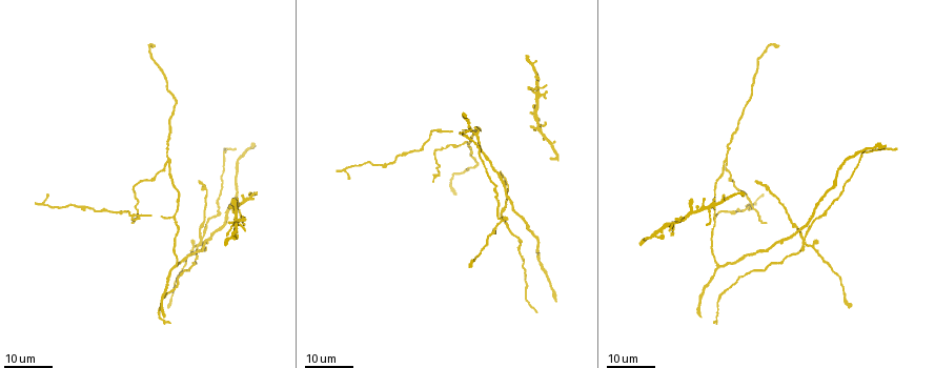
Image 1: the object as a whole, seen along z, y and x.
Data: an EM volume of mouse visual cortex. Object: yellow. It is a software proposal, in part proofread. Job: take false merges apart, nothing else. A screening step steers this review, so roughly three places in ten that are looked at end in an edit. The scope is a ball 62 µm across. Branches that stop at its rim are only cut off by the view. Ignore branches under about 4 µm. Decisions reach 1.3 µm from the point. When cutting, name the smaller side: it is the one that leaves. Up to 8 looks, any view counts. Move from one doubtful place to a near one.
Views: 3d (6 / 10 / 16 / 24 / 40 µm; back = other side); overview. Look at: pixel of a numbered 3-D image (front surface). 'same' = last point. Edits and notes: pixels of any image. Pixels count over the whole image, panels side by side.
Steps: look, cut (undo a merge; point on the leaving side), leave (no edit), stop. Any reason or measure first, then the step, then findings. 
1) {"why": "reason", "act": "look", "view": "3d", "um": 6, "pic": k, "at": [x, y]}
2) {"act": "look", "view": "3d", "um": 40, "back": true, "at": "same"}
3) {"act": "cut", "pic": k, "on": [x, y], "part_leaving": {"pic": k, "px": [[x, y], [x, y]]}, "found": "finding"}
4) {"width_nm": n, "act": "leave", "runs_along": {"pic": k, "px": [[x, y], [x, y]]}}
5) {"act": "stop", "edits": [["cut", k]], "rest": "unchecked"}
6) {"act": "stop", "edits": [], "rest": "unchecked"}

{"why": "narrows sharply", "act": "look", "view": "3d", "um": 24, "pic": 1, "at": [175, 110]}

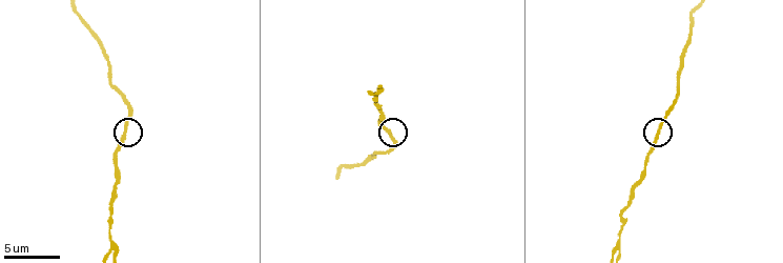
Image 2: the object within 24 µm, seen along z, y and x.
{"act": "look", "view": "3d", "um": 10, "pic": 2, "at": [661, 128]}

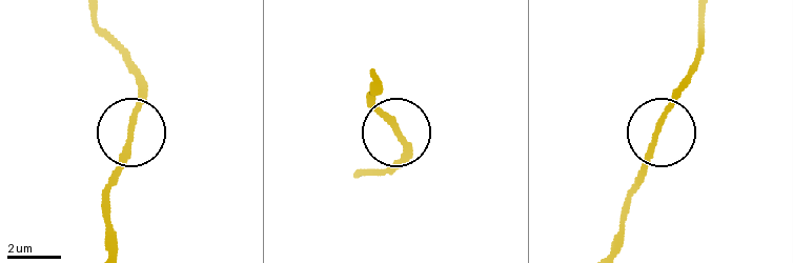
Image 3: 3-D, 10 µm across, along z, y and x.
{"act": "leave", "runs_along": {"pic": 3, "px": [[613, 244], [665, 108], [692, 77]]}, "found": "one cell here"}

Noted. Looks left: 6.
{"why": "four-way junction", "act": "look", "view": "3d", "um": 16, "pic": 1, "at": [803, 243]}

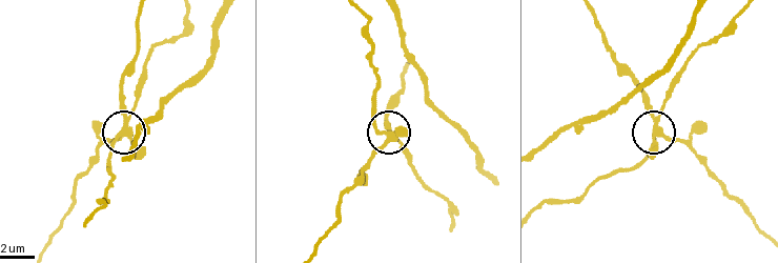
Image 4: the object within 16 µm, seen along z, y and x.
{"why": "closer look", "act": "look", "view": "3d", "um": 10, "pic": 4, "at": [124, 134]}

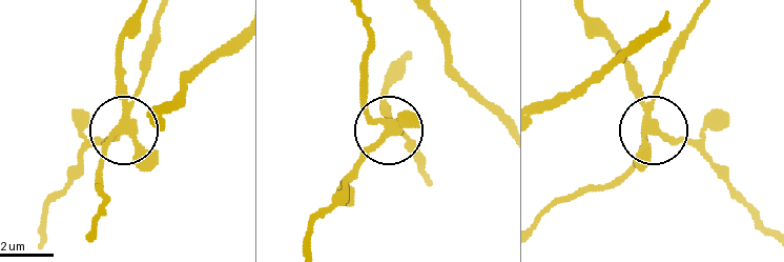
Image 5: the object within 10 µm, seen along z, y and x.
{"width_nm": 310, "act": "cut", "pic": 5, "on": [149, 150], "found": "a second cell is stuck on"}

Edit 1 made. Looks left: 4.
{"why": "see it whole again", "act": "look", "view": "overview"}

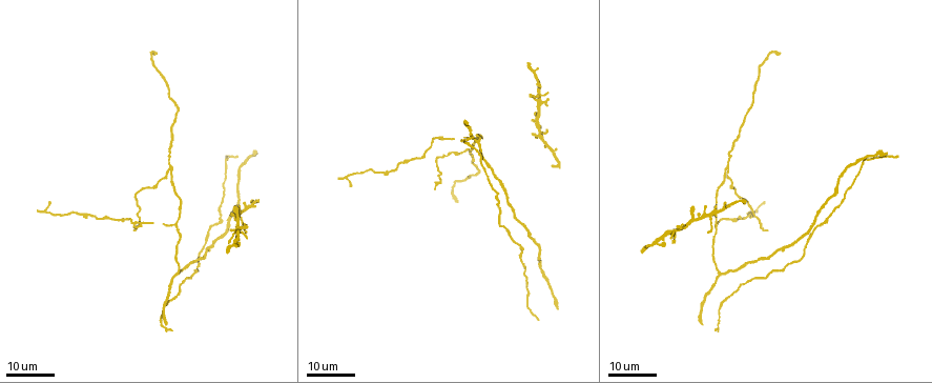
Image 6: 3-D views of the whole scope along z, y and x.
{"why": "three arms meet", "act": "look", "view": "3d", "um": 24, "pic": 6, "at": [728, 171]}

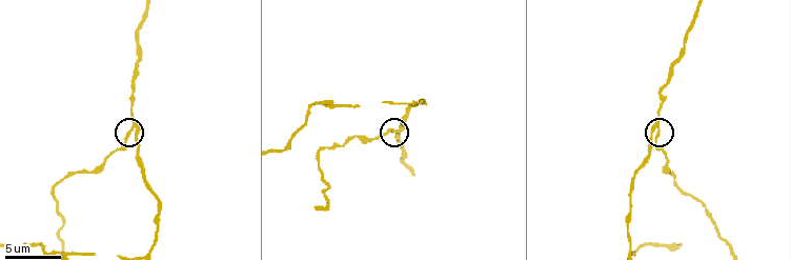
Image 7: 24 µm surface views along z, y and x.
{"why": "closer look", "act": "look", "view": "3d", "um": 10, "pic": 7, "at": [131, 130]}

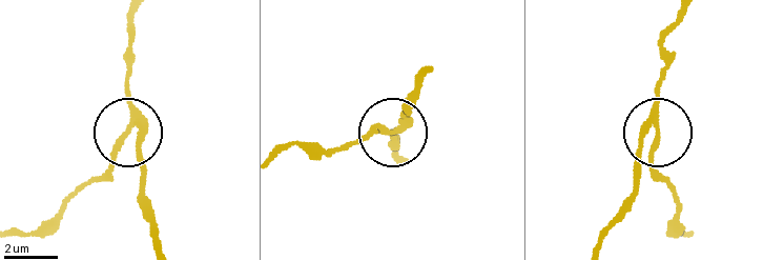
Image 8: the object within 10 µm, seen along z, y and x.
{"width_nm": 210, "act": "cut", "pic": 8, "on": [112, 150], "part_leaving": {"pic": 8, "px": [[396, 131], [380, 123], [329, 151], [282, 146]]}, "found": "two cells meet here"}

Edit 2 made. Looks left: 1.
{"act": "stop", "edits": [["cut", 5], ["cut", 8]], "rest": "unchecked"}

